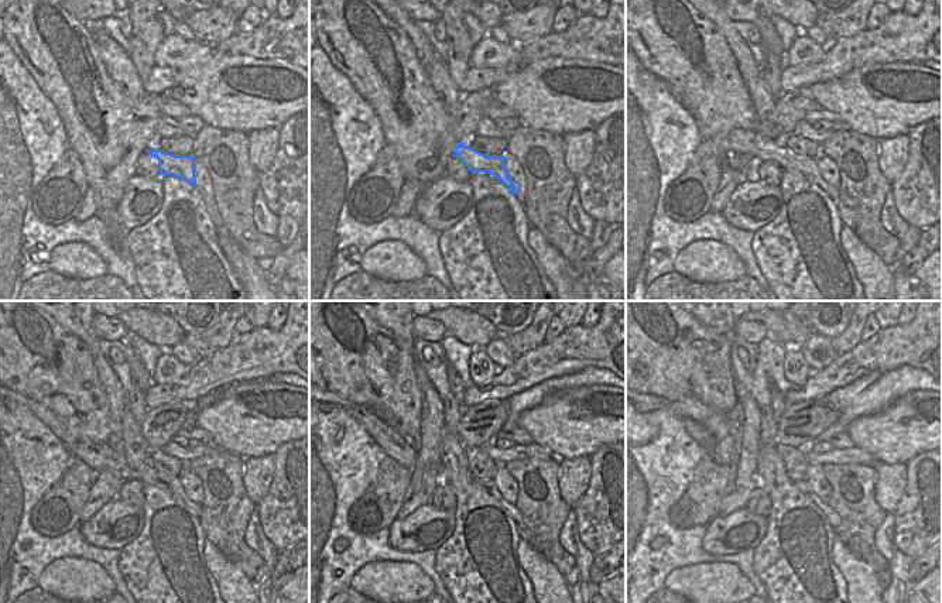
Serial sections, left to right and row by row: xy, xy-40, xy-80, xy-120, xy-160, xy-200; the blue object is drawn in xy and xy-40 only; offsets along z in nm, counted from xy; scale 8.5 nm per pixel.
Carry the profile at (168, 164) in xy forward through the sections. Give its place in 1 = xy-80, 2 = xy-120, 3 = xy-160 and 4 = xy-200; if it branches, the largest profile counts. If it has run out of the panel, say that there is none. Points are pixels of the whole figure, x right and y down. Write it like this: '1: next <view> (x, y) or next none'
1: next xy-80 (749, 141)
2: next xy-120 (98, 456)
3: next xy-160 (393, 444)
4: next xy-200 (720, 451)

